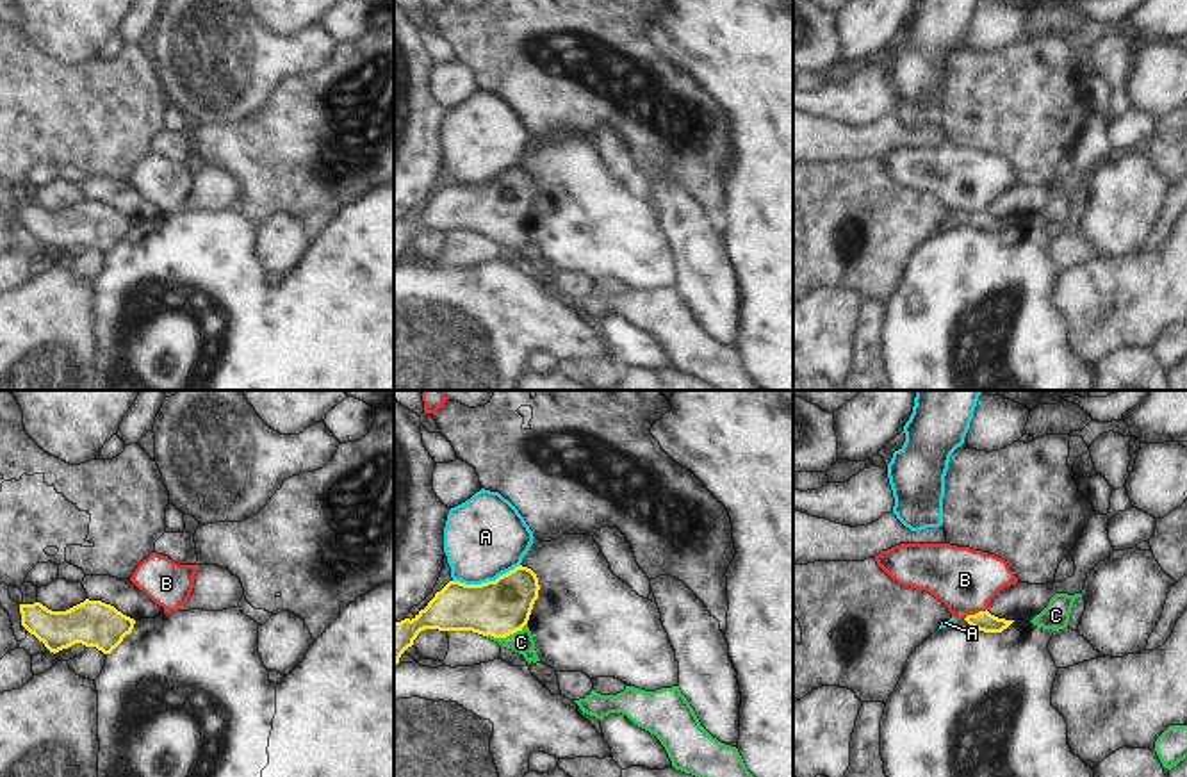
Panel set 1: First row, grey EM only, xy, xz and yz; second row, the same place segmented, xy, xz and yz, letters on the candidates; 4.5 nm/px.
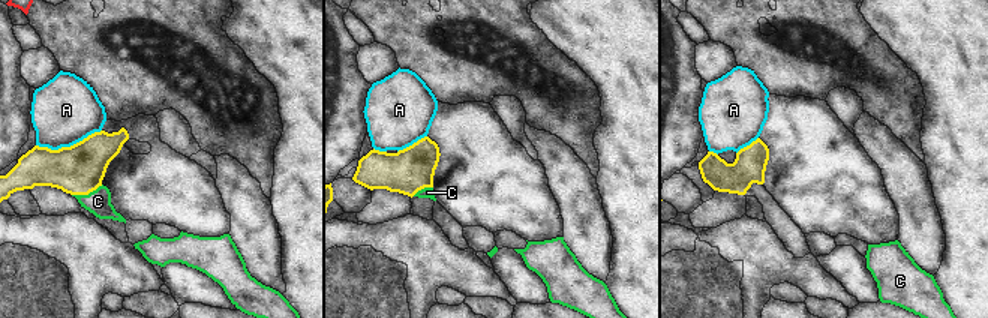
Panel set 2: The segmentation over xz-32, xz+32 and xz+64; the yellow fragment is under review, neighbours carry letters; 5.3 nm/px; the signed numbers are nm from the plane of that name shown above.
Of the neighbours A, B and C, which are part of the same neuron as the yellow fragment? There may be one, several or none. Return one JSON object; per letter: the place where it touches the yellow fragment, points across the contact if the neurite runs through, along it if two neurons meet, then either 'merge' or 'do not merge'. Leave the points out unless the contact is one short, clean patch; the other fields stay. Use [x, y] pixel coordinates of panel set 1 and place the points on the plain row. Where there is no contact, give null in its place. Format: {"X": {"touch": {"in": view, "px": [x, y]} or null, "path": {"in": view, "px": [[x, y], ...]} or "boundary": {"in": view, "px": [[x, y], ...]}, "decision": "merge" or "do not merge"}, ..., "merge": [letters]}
{"A": {"touch": {"in": "xz", "px": [487, 182]}, "boundary": {"in": "xz", "px": [[519, 164], [494, 180], [480, 184], [453, 182]]}, "decision": "do not merge"}, "B": {"touch": {"in": "yz", "px": [975, 214]}, "boundary": {"in": "yz", "px": [[986, 209], [965, 220]]}, "decision": "do not merge"}, "C": {"touch": {"in": "xz", "px": [507, 236]}, "path": {"in": "xz", "px": [[499, 209], [507, 223], [507, 236], [521, 243]]}, "decision": "merge"}, "merge": ["C"]}

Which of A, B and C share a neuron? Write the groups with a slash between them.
A / B / C

